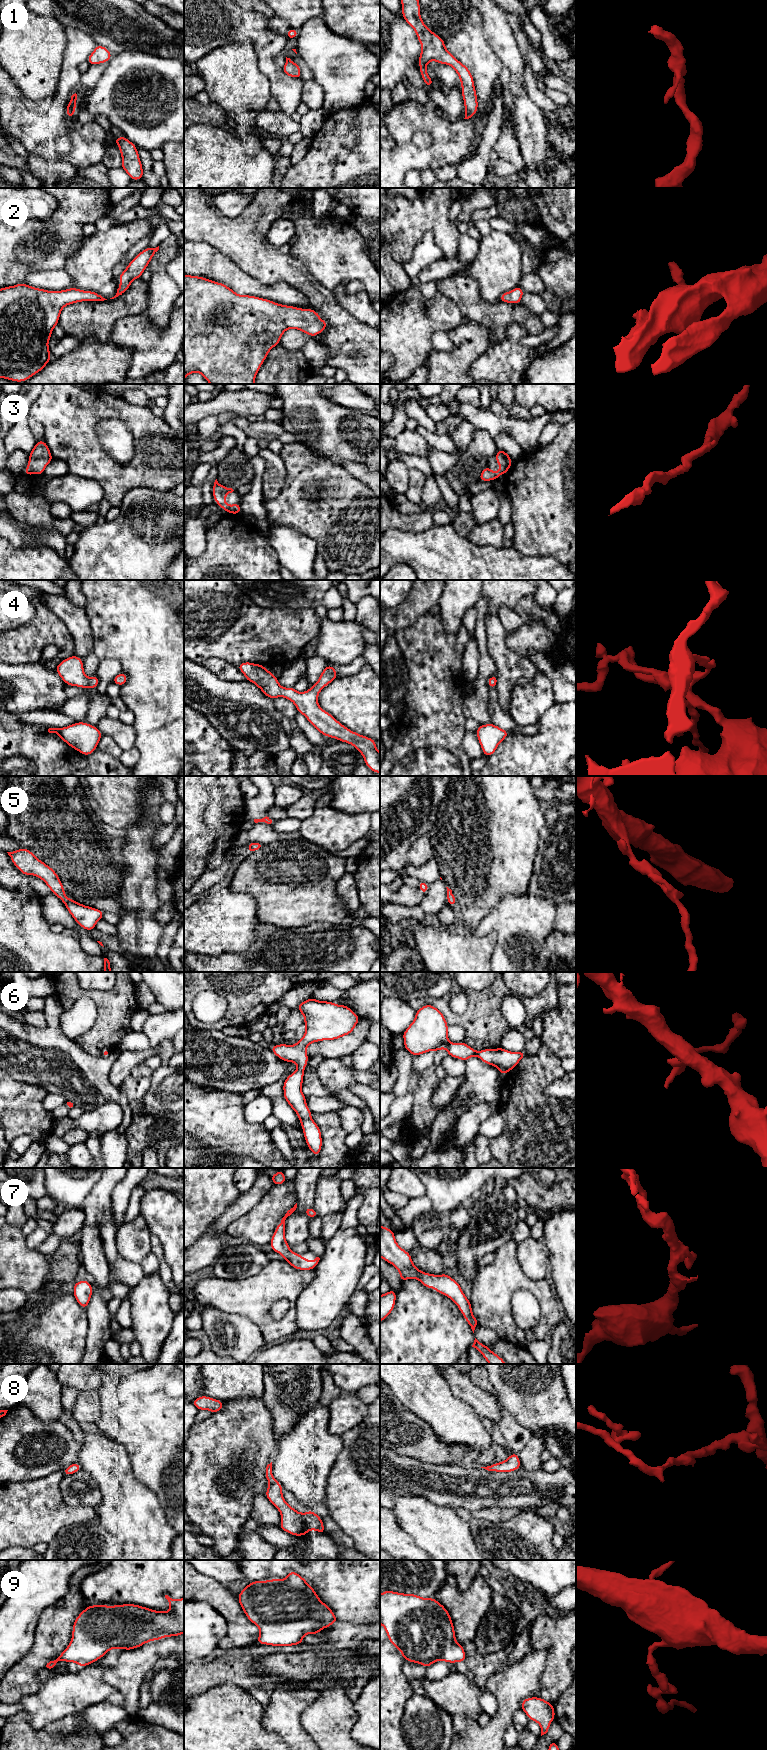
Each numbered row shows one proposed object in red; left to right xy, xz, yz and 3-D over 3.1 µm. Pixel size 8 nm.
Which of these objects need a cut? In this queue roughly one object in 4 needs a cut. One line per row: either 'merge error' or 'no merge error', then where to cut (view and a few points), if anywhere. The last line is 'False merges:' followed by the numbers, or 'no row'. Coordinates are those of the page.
1: no merge error; no cut
2: no merge error; no cut
3: no merge error; no cut
4: no merge error; no cut
5: no merge error; no cut
6: no merge error; no cut
7: no merge error; no cut
8: no merge error; no cut
9: no merge error; no cut
False merges: no row

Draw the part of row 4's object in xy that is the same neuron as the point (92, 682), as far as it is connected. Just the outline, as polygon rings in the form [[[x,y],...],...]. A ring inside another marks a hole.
[[[75,655],[62,660],[55,671],[69,686],[95,689],[99,684],[99,678],[96,675],[89,678],[85,675],[83,661]]]

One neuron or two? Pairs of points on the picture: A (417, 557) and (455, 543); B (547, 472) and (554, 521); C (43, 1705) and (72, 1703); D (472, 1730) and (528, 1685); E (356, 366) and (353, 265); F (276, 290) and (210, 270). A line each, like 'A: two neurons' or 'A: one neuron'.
A: one neuron
B: one neuron
C: one neuron
D: one neuron
E: two neurons
F: one neuron

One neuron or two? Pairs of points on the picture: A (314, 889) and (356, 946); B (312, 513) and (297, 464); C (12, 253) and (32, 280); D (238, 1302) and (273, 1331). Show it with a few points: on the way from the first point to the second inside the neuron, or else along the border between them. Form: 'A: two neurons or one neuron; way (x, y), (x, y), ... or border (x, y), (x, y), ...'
A: two neurons; border (317, 921), (350, 924)
B: one neuron; way (300, 501), (297, 498), (297, 476)
C: two neurons; border (51, 270), (30, 271), (22, 282)
D: one neuron; way (247, 1305), (264, 1322)

